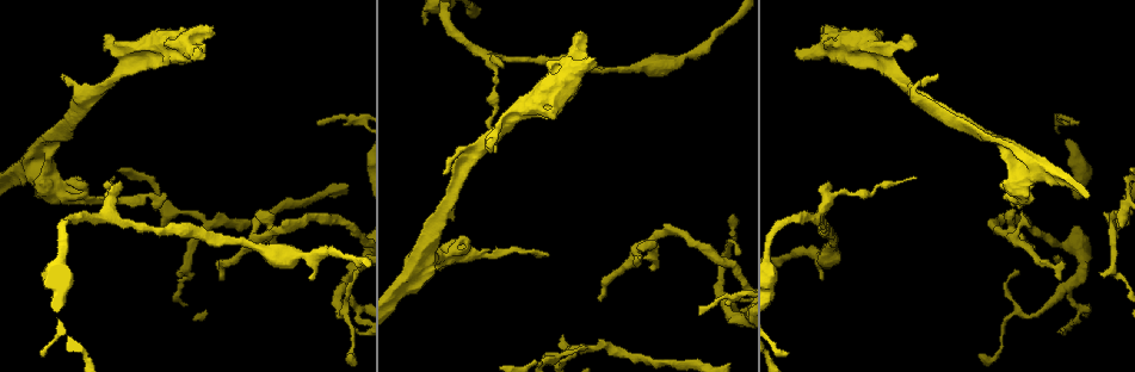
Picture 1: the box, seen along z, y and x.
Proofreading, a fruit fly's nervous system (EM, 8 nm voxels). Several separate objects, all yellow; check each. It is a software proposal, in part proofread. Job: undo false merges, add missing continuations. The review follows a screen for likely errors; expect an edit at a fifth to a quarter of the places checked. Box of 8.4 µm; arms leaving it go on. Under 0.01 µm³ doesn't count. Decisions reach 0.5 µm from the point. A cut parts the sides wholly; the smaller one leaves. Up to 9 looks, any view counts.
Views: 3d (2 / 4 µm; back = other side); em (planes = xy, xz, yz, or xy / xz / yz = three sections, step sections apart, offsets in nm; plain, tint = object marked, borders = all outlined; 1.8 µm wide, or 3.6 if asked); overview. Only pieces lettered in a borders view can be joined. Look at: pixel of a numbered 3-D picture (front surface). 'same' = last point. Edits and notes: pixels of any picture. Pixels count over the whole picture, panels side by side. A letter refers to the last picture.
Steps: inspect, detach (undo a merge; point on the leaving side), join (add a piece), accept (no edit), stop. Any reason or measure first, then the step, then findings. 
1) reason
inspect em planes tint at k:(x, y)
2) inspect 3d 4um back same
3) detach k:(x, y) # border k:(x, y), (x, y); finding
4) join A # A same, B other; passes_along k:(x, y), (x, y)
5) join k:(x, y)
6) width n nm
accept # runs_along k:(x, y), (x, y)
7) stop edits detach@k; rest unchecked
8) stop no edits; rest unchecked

free end
inspect em planes tint at 1:(1061, 280)

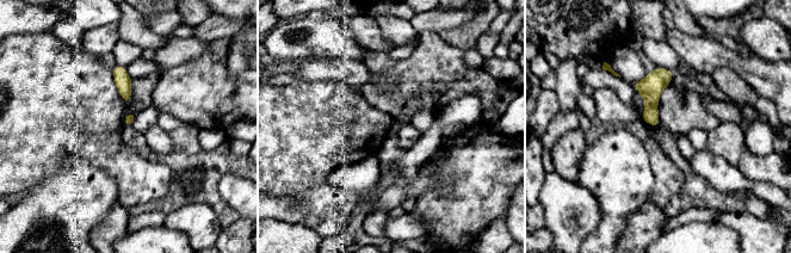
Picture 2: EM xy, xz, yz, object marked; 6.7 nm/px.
inspect em planes borders same

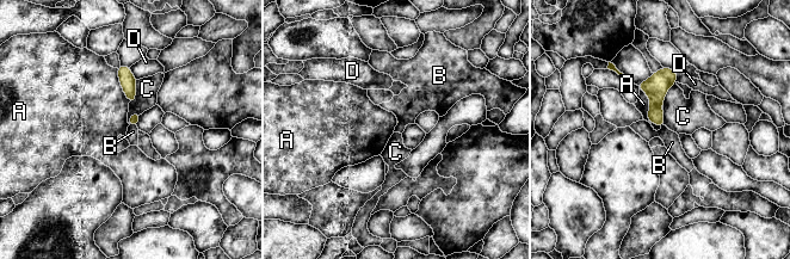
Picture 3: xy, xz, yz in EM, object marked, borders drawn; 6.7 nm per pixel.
accept # A other, B other, C other, D other; border 3:(128, 125), (136, 127); none of them fits

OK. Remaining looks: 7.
arms part here
inspect em xz step 16 borders at 1:(49, 163)

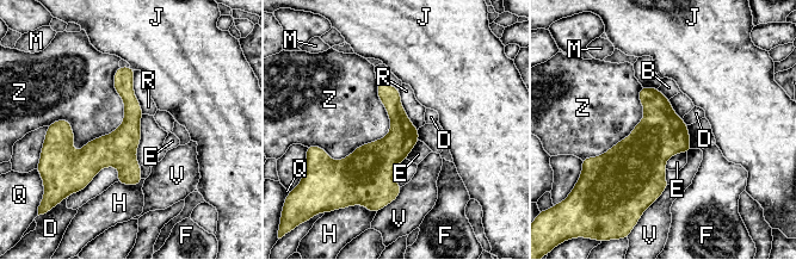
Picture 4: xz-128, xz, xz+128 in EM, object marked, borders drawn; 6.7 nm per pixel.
longest_contact Z 650 nm
accept # B other, D other, E other, F other, H other, J other, M other, Q other, R other, V other, Z other; one neuron here

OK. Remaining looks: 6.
sudden change in width
inspect em planes tint at 1:(845, 191)

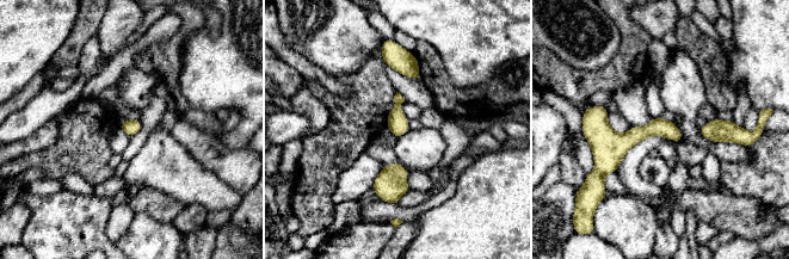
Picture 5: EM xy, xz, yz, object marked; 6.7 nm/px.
what lies round it
inspect em planes borders same

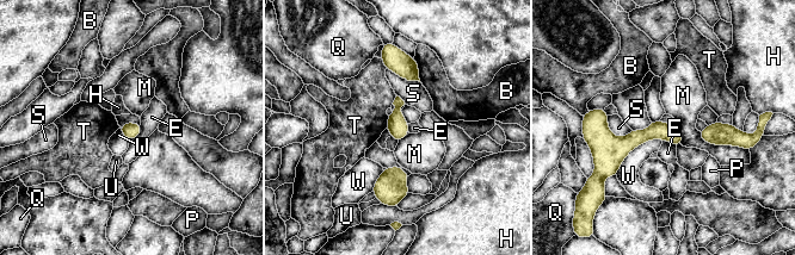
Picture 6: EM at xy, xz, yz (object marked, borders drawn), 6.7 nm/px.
width 110 nm; longest_contact W 400 nm
accept # B other, E other, H other, M other, P other, Q other, S other, T other, U other, W other; all the same neuron

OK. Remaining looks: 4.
a fork
inspect 3d 4um back at 1:(657, 233)

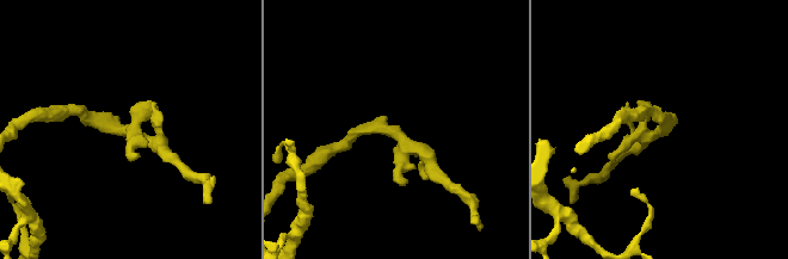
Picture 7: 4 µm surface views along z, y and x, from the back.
inspect em 3.6um planes tint at 7:(127, 128)

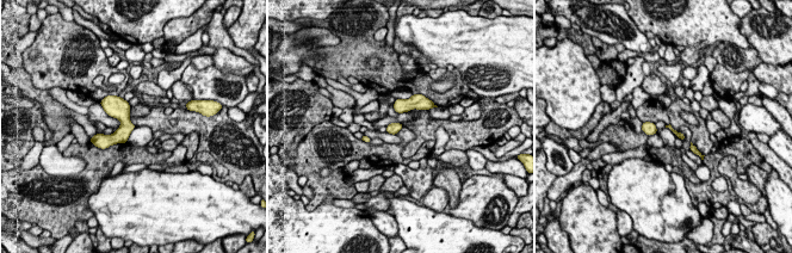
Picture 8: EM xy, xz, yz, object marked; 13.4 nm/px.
see the neighbours
inspect em 3.6um planes borders same

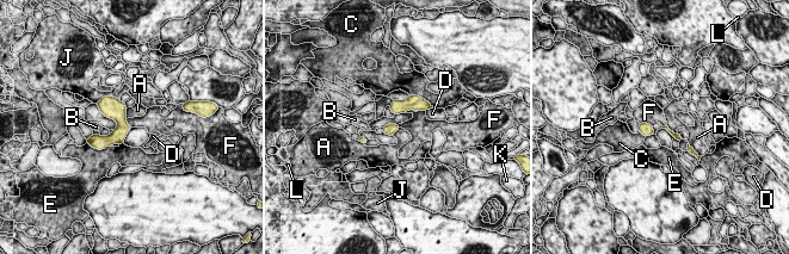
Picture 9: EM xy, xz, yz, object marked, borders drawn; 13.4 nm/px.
width 70 nm
accept # A other, B other, C other, D other, E other, F other, J other, K other, L other; one neuron here

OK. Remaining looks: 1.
stop no edits; rest unchecked

